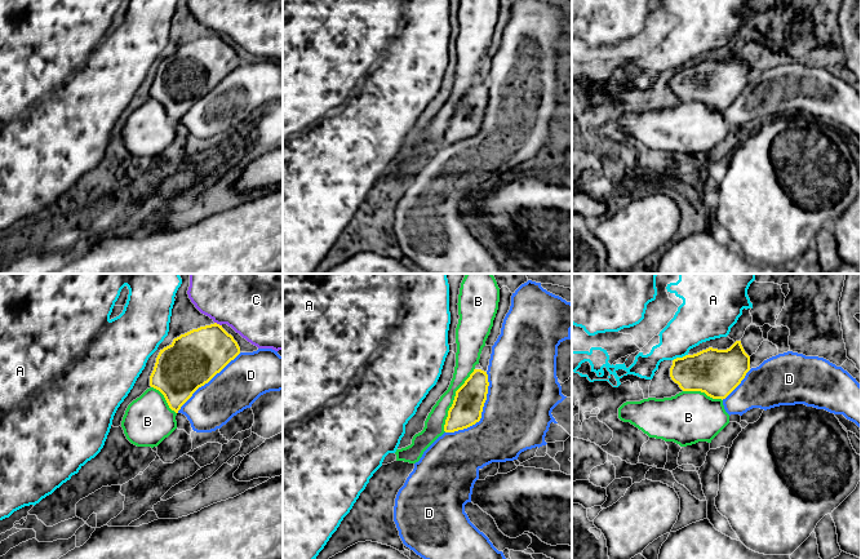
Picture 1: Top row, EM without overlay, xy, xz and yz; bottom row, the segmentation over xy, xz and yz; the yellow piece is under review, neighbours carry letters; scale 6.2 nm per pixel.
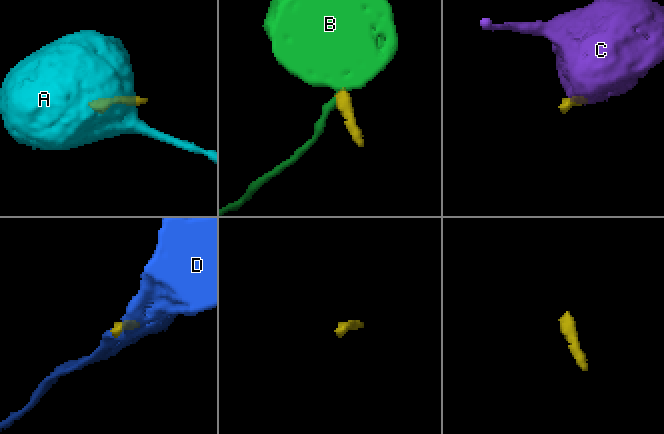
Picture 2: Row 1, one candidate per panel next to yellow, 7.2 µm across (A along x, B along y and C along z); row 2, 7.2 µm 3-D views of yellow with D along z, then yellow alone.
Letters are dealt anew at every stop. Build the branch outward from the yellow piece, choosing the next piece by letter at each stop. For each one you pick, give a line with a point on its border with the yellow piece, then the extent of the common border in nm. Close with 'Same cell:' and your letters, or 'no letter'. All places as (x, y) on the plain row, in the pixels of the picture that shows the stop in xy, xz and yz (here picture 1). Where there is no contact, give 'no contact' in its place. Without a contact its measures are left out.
Same cell: no letter

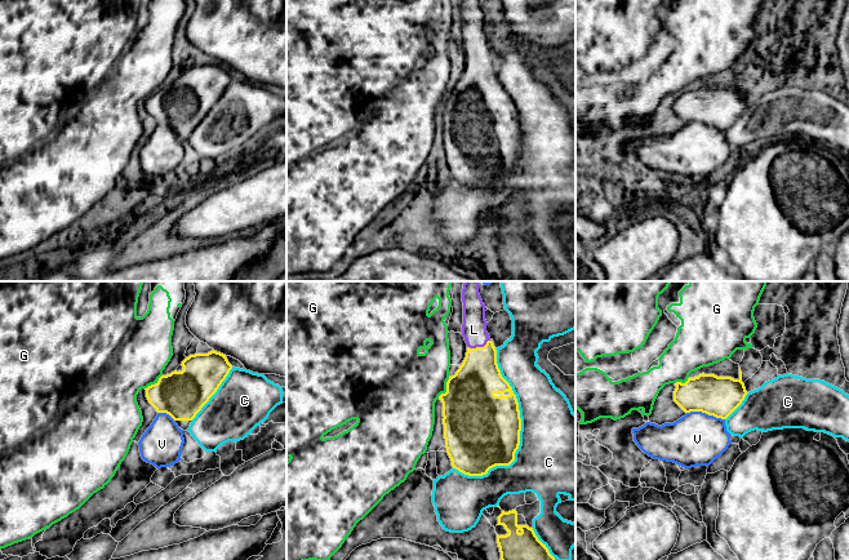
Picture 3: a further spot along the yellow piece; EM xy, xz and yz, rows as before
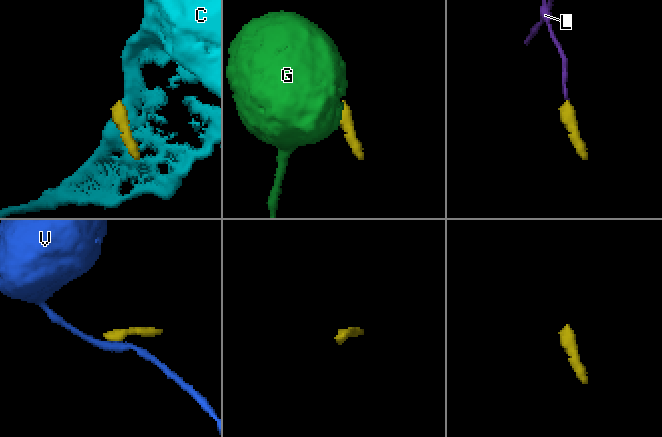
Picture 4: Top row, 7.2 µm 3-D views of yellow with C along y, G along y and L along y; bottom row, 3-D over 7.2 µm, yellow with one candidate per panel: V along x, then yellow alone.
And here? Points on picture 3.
L: contact xz (478, 58); length 150 nm
Same cell: L

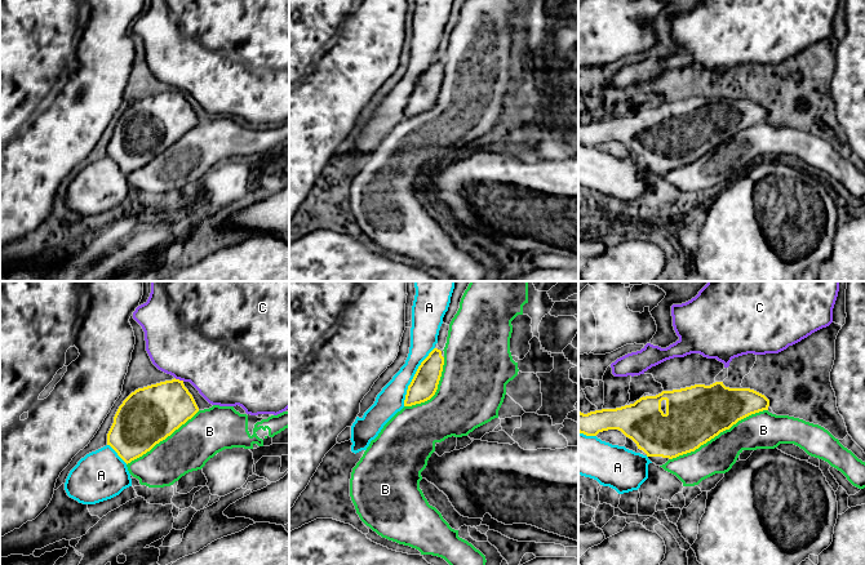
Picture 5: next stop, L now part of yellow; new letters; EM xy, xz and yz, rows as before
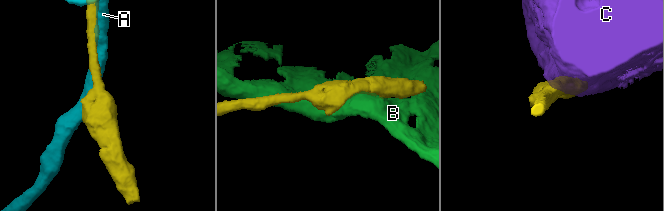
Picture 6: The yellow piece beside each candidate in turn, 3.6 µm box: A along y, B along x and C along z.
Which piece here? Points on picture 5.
Same cell: no letter

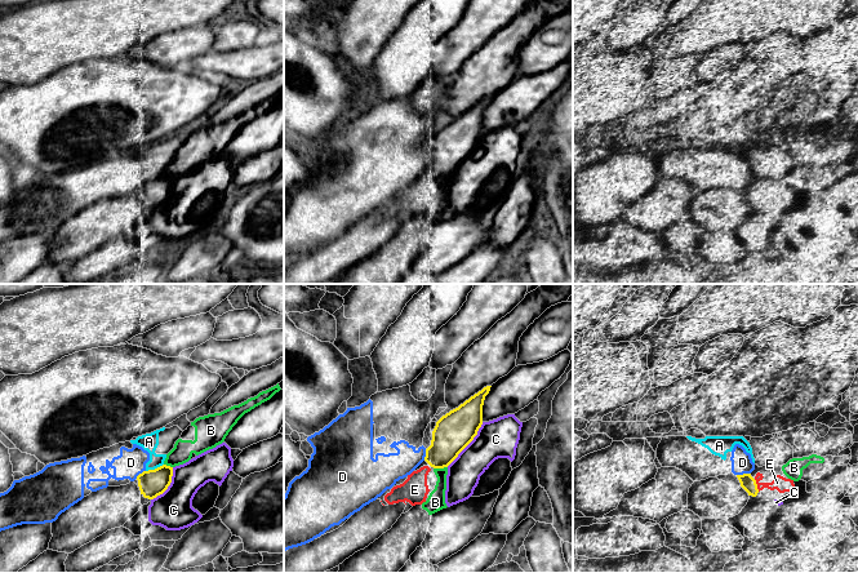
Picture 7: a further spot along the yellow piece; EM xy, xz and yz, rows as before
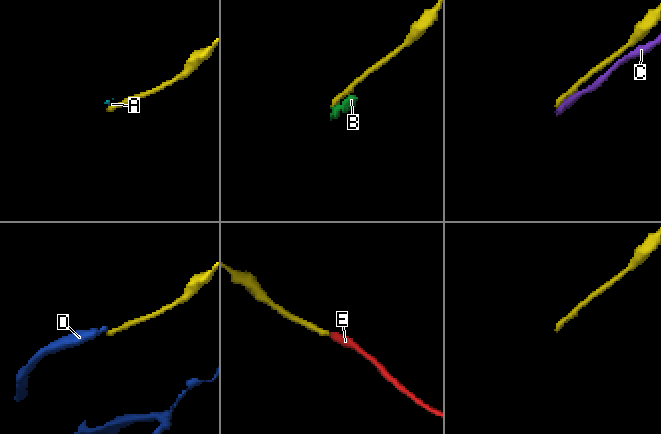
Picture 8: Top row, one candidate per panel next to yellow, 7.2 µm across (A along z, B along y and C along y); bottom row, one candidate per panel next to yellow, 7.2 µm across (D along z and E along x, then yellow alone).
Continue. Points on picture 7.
E: contact yz (756, 196); length 90 nm
Same cell: E

